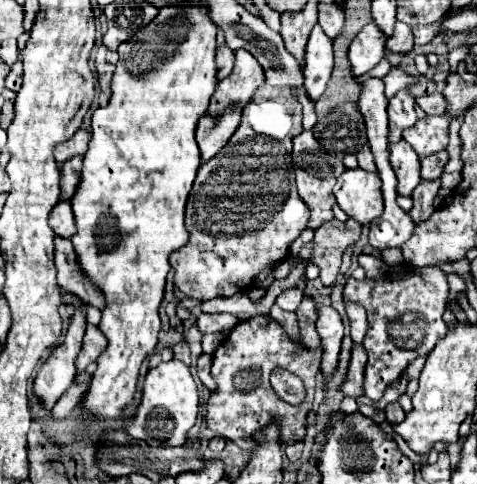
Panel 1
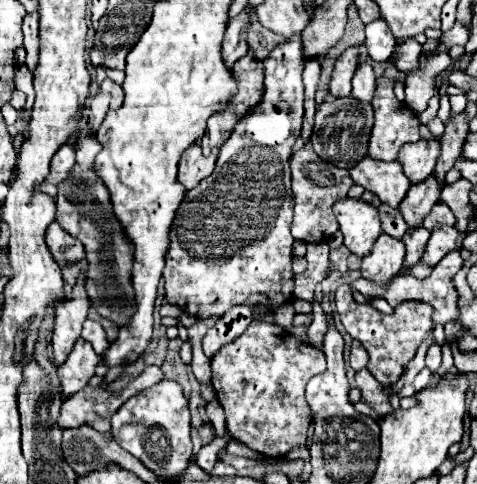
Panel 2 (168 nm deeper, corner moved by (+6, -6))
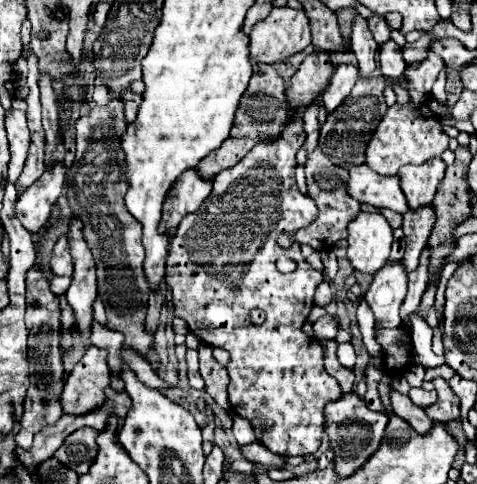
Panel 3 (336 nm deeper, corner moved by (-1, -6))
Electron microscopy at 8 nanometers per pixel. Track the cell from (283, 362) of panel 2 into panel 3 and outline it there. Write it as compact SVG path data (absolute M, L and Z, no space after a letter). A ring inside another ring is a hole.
M295 112L295 116L289 116L289 120L285 122L283 132L277 140L257 142L243 160L219 172L213 178L213 190L207 200L195 212L187 214L173 232L165 276L165 282L173 292L175 316L183 318L191 332L201 338L201 342L219 344L231 354L231 364L227 364L227 372L231 378L229 402L233 412L251 422L261 444L285 458L313 454L319 448L325 426L323 408L327 402L341 396L339 382L323 368L323 348L319 340L309 338L301 330L311 310L315 288L323 282L323 274L313 270L305 262L299 250L299 242L293 242L289 248L277 244L277 238L281 234L293 236L299 228L311 224L311 220L317 216L315 202L299 192L293 176L297 164L295 154L303 146L303 140L303 112ZM279 254L295 260L297 270L291 274L281 274L275 268L275 260ZM249 300L251 308L261 308L267 314L267 322L263 322L261 326L253 326L247 318Z

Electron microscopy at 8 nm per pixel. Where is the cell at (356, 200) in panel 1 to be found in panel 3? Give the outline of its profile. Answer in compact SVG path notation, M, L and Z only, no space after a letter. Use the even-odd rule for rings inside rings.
M359 212L347 230L347 258L351 260L351 266L355 270L375 274L389 260L393 242L389 222L379 212Z

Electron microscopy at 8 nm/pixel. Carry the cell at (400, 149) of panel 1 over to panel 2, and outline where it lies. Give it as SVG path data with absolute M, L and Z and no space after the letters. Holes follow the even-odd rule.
M366 156L350 170L350 178L354 180L354 184L360 184L364 190L370 190L380 198L382 204L388 204L392 208L398 208L410 188L408 178L404 176L398 160L392 164L384 164Z

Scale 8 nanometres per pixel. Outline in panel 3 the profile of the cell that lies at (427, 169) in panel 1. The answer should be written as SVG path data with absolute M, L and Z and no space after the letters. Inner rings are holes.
M431 206L419 208L419 212L409 210L403 214L403 232L407 242L403 264L407 270L415 270L419 266L419 256L429 240L433 224L435 224L435 210Z

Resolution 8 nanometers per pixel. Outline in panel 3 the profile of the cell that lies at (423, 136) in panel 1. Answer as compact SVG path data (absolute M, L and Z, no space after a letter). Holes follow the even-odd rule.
M441 158L427 160L427 164L401 168L399 170L401 190L407 196L409 208L431 204L435 196L435 188L443 180L443 174L445 174L445 162Z

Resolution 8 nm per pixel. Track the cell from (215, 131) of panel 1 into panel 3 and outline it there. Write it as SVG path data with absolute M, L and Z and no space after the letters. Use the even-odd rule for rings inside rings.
M189 168L189 172L183 172L183 176L173 184L171 194L163 202L161 230L167 230L171 234L177 228L179 220L189 212L195 212L199 204L209 196L209 192L211 180L201 178L197 168Z

